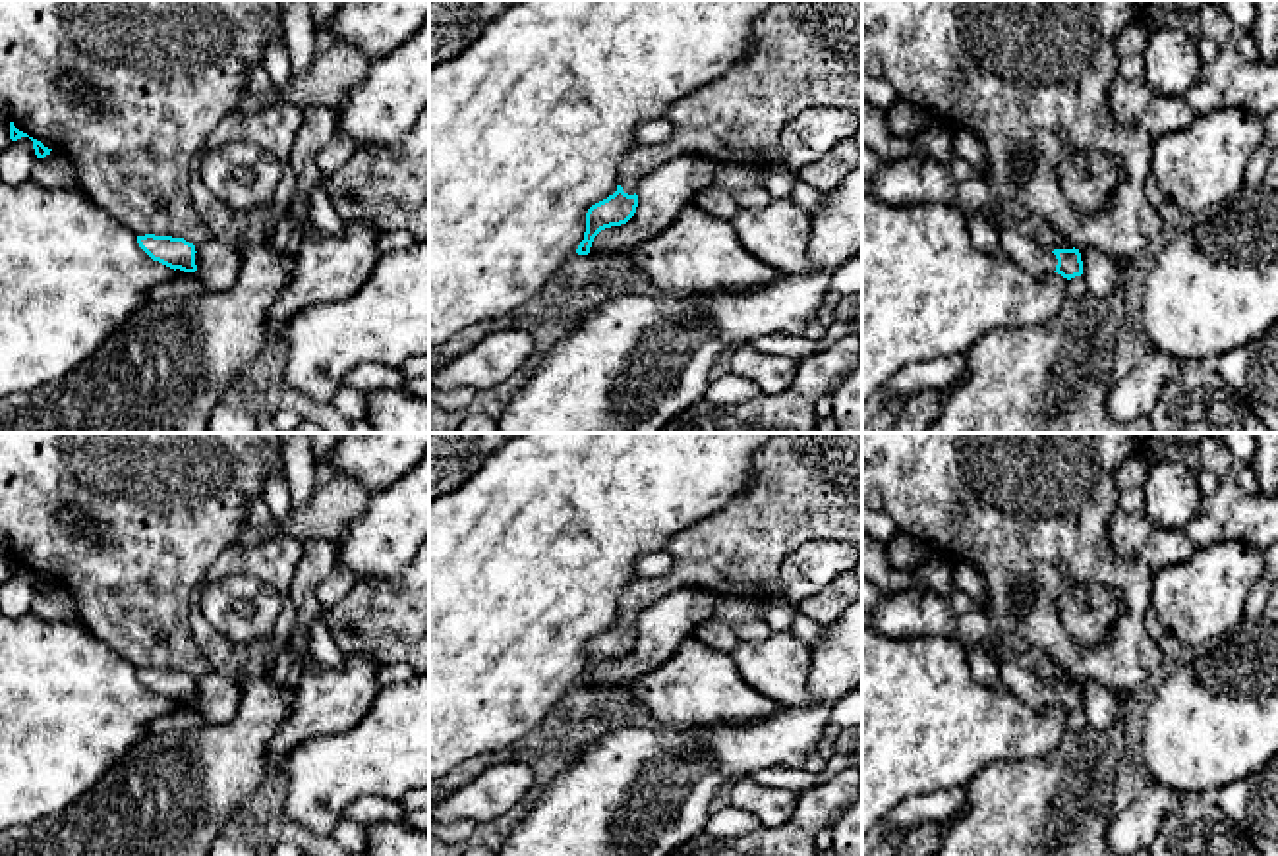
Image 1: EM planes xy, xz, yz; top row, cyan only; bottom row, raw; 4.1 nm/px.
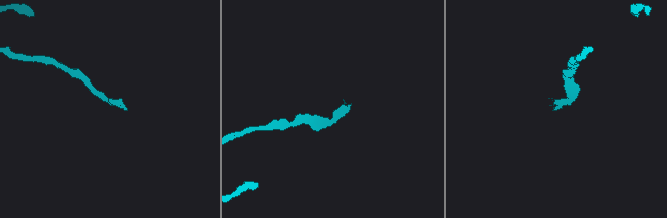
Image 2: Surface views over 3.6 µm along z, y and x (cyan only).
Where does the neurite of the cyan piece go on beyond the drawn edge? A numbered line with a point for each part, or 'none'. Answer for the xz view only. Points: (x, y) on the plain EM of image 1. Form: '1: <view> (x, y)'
1: xz (803, 485)

